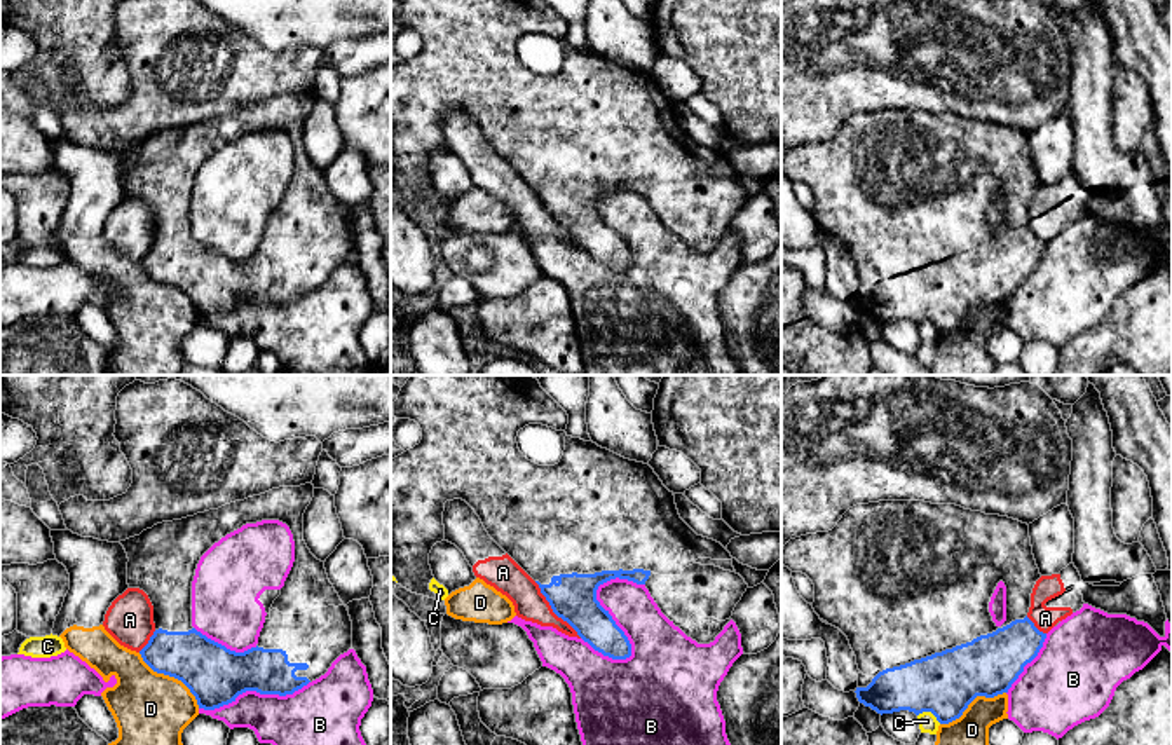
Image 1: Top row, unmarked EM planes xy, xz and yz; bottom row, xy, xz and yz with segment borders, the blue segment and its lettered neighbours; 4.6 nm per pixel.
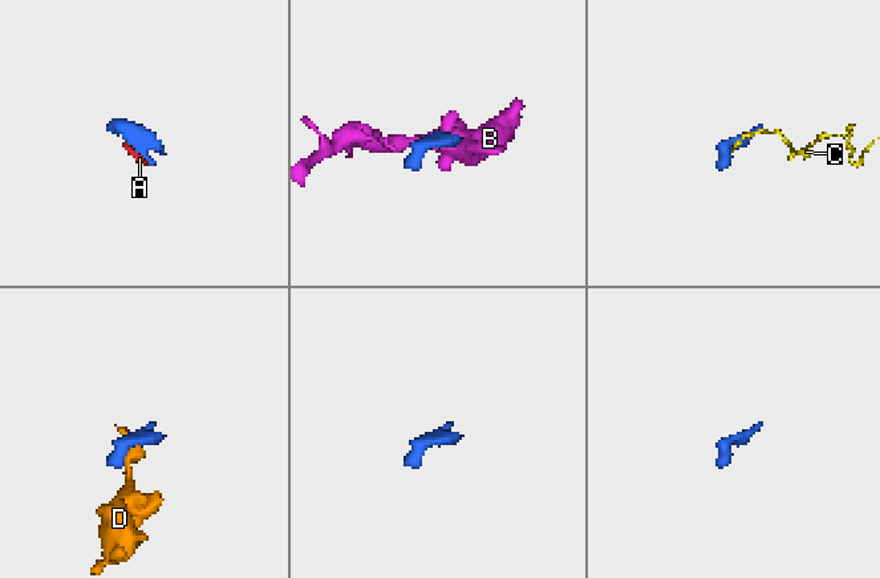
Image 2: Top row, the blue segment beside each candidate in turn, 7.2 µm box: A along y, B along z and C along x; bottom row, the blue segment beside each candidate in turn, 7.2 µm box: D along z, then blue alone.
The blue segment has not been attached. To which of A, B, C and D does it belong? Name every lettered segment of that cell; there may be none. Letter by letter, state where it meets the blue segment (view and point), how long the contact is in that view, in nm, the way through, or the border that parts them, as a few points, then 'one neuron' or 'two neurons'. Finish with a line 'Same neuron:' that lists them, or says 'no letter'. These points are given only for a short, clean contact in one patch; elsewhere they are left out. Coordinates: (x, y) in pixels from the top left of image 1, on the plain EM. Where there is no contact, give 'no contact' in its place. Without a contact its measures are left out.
A: meets blue in xz at (553, 220); contact 340 nm long; two neurons
B: meets blue in xz at (614, 232); contact 400 nm long; two neurons
C: meets blue in yz at (930, 320); contact 120 nm long; two neurons
D: meets blue in xy at (171, 285); contact 380 nm long; two neurons
Same neuron: no letter

